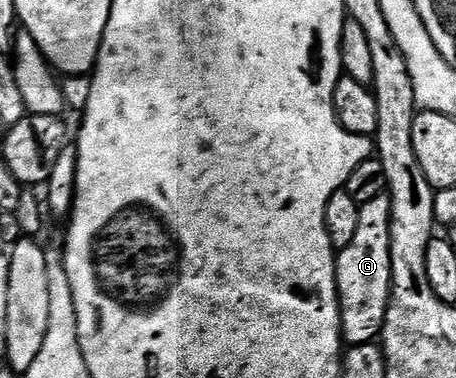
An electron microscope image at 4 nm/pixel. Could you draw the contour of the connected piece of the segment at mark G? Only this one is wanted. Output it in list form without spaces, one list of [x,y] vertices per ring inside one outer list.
[[[385,195],[371,199],[366,205],[361,206],[355,239],[340,246],[337,253],[337,298],[341,304],[341,331],[346,346],[376,342],[385,328],[389,297],[393,293],[392,222],[392,200]]]

